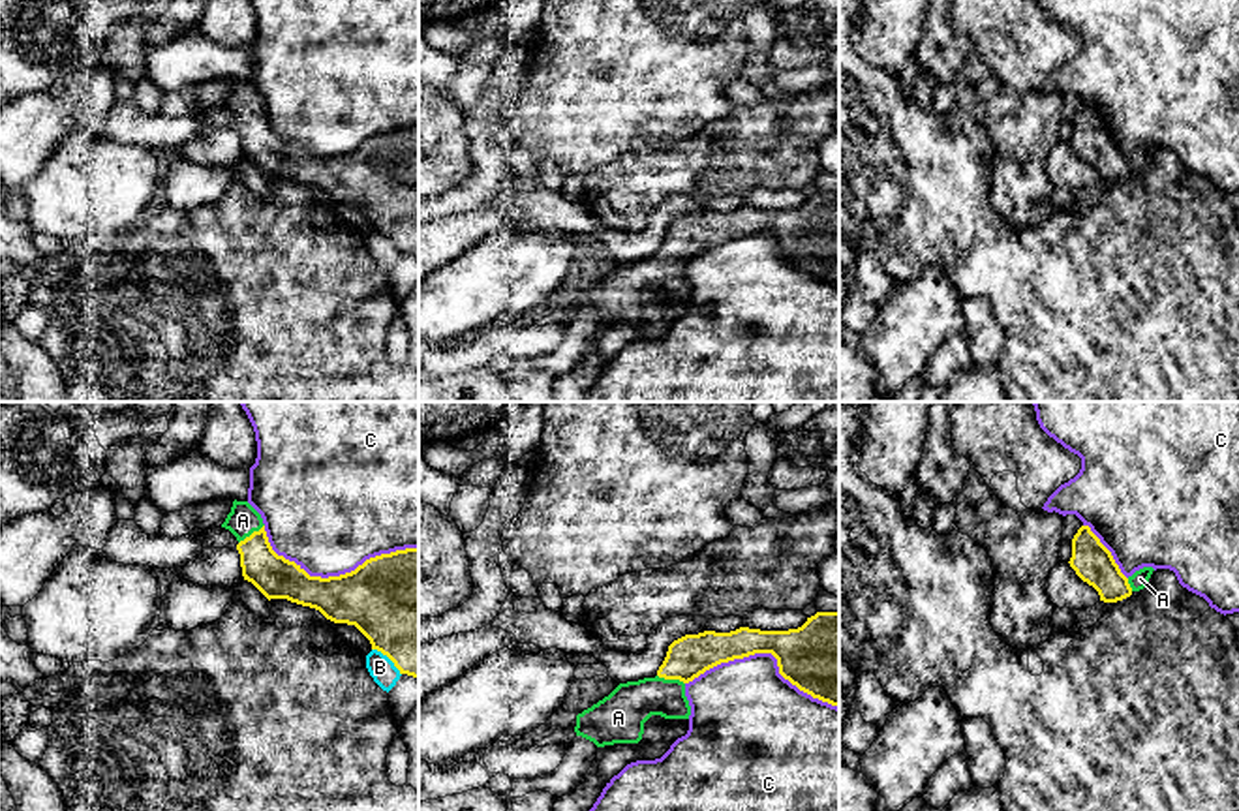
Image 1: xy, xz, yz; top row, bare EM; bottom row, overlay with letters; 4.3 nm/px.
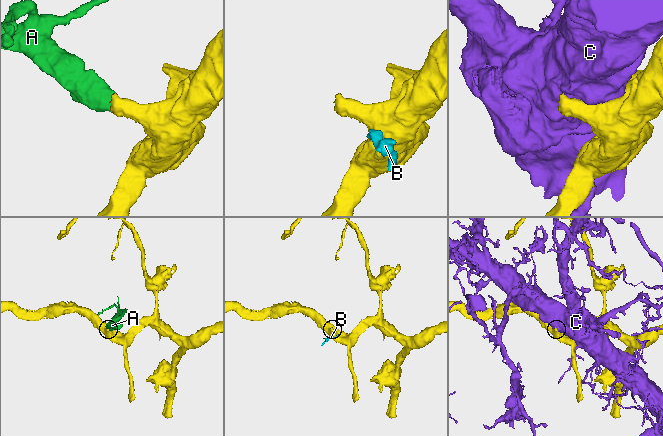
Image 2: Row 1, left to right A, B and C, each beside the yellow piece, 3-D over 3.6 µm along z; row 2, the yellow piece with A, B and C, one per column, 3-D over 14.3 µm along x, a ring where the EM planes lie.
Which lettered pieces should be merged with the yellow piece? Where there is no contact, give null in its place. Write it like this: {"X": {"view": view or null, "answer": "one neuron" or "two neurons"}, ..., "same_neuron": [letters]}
{"A": {"view": "xz", "answer": "one neuron"}, "B": {"view": "xy", "answer": "two neurons"}, "C": {"view": "xy", "answer": "two neurons"}, "same_neuron": ["A"]}

